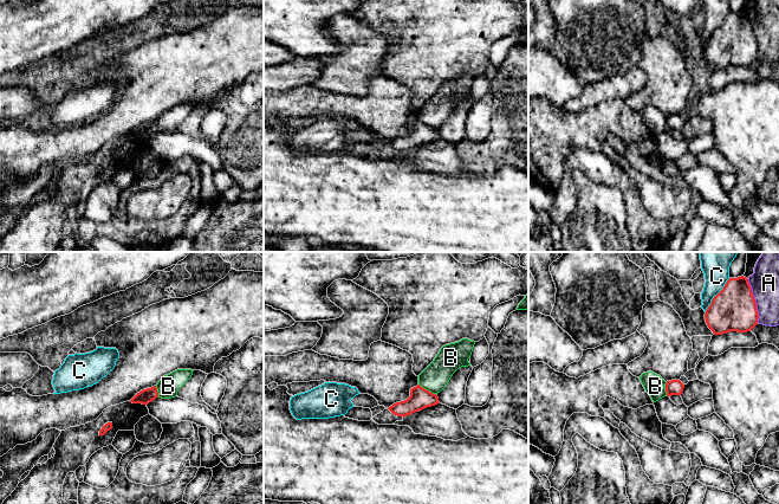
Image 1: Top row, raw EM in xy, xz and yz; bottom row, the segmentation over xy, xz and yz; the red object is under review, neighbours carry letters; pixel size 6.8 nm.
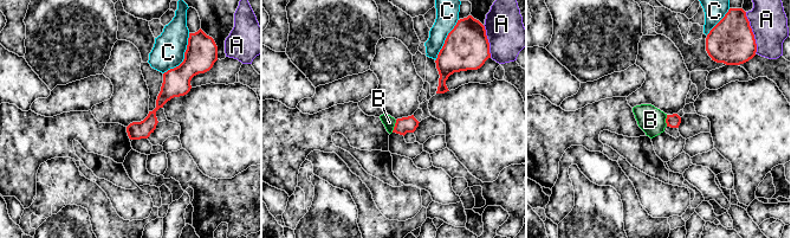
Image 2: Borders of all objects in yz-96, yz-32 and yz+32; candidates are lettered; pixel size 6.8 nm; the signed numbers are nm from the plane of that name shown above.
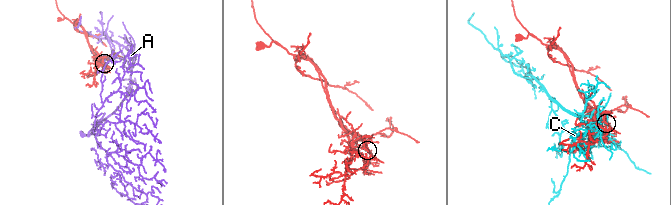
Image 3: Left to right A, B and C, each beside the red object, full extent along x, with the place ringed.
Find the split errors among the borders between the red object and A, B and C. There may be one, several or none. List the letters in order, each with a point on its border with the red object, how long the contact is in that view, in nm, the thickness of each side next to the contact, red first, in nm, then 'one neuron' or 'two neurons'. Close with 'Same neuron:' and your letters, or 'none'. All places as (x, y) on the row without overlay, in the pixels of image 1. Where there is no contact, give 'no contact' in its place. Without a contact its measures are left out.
A: yz (754, 36) | 300 nm | 300/190 nm | two neurons
B: xz (426, 124) | 140 nm | 140/180 nm | two neurons
C: yz (716, 30) | 280 nm | 300/160 nm | two neurons
Same neuron: none

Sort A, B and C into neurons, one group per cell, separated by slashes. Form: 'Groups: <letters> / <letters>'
Groups: A / B / C

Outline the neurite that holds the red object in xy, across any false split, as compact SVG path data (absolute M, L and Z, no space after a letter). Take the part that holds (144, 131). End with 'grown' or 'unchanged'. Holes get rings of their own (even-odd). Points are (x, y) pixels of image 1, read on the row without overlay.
M154 121L154 122L151 122L151 123L147 123L147 124L141 125L139 128L137 128L137 129L130 135L130 137L132 137L132 138L148 140L149 137L151 137L151 136L155 135L156 133L158 133L158 128L157 128L156 121Z; unchanged

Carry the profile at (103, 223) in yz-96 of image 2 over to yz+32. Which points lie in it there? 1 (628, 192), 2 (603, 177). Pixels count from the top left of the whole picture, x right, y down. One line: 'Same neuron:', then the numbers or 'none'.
Same neuron: 1, 2

